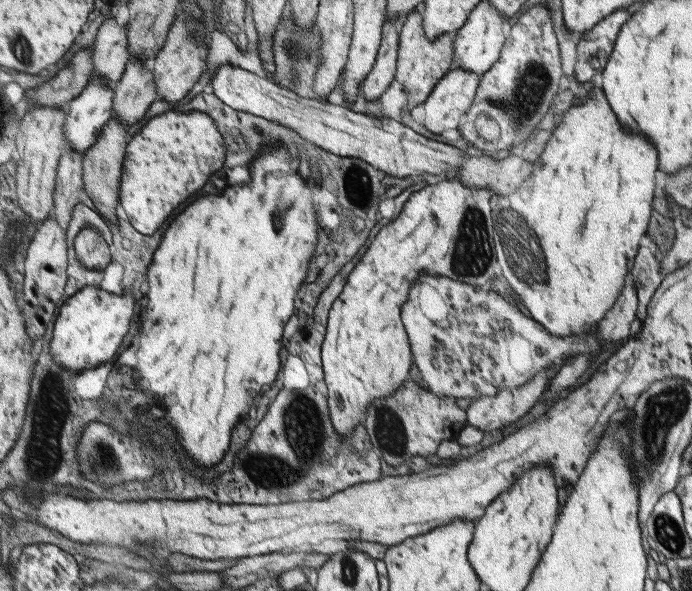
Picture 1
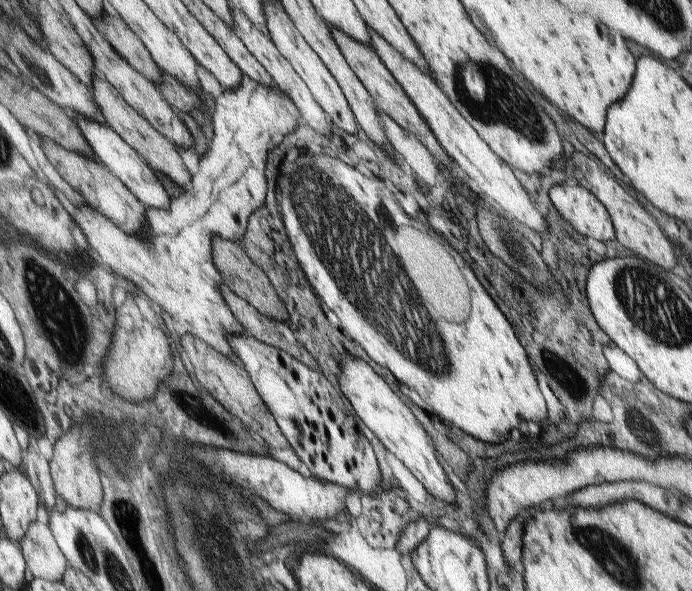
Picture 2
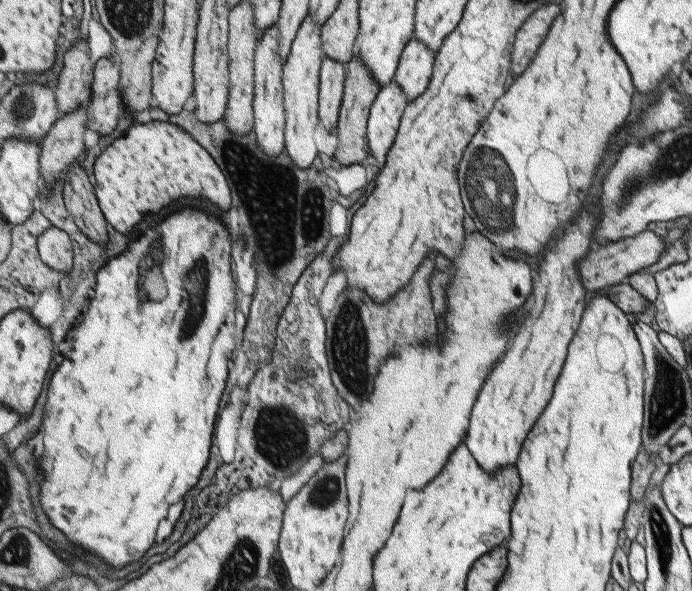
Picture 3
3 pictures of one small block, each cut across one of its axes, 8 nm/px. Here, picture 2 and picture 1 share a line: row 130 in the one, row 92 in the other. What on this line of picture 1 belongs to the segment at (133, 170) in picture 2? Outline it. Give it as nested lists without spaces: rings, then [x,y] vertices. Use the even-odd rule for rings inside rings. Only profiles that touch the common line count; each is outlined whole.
[[[95,78],[89,83],[89,88],[76,100],[73,100],[66,110],[69,112],[65,126],[67,137],[71,146],[77,148],[81,153],[86,153],[95,144],[98,144],[105,126],[116,116],[114,106],[116,98],[116,85],[111,85],[106,79]]]

